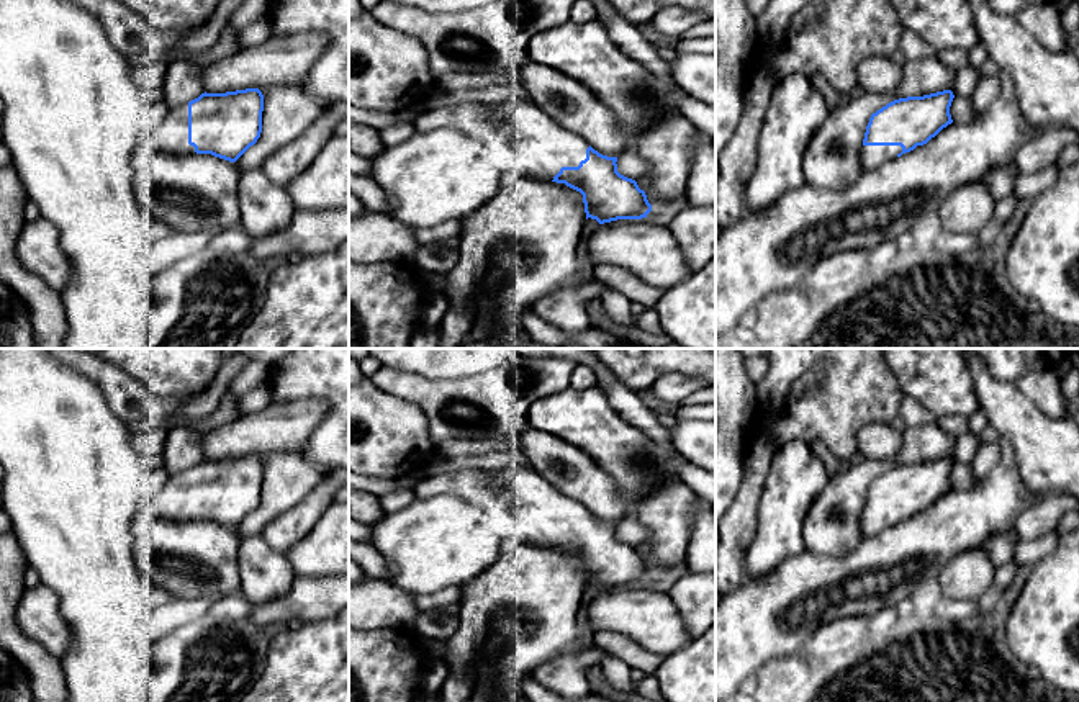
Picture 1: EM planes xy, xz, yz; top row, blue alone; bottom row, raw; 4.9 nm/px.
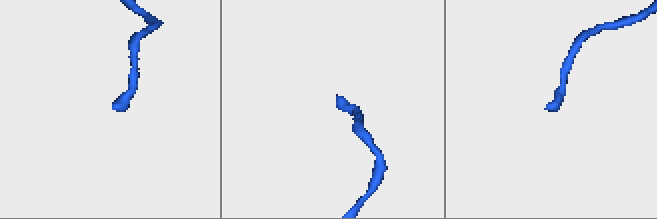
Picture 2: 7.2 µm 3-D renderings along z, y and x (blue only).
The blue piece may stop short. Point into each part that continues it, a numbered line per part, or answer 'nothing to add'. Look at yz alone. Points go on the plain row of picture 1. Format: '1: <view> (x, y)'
1: yz (871, 522)

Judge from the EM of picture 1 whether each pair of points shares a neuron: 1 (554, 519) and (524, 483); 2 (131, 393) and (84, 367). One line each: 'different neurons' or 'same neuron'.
1: same neuron
2: same neuron

